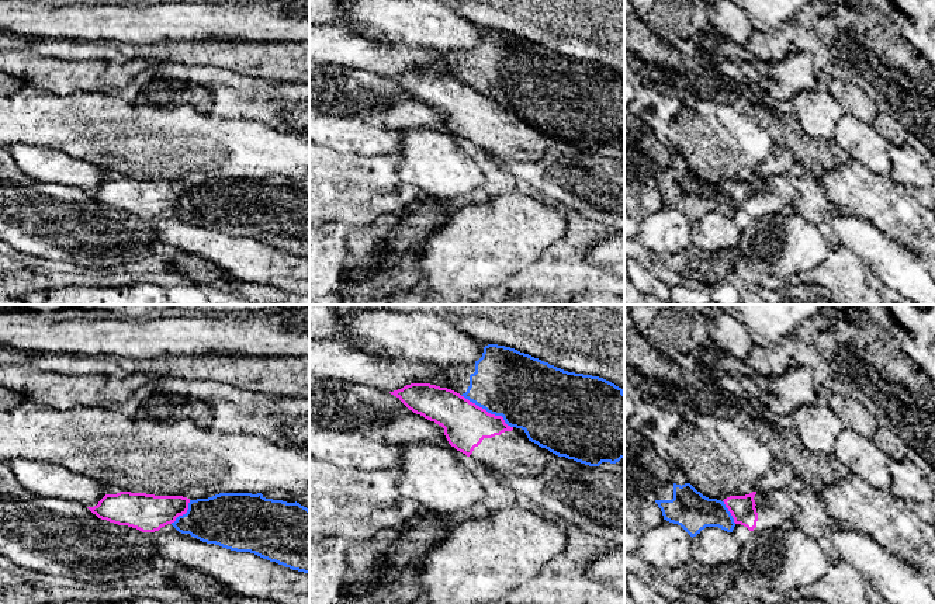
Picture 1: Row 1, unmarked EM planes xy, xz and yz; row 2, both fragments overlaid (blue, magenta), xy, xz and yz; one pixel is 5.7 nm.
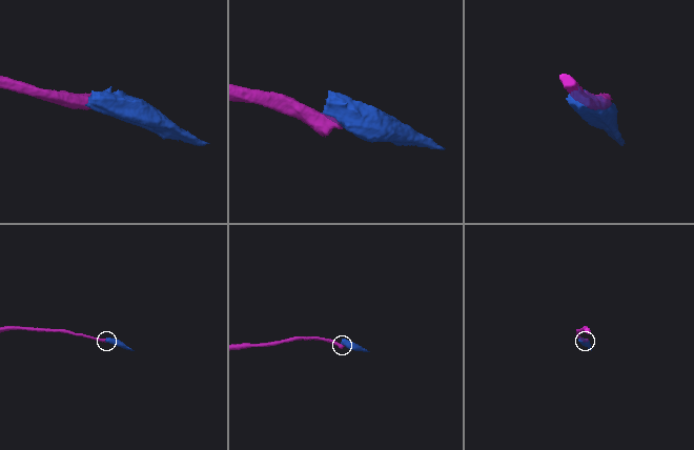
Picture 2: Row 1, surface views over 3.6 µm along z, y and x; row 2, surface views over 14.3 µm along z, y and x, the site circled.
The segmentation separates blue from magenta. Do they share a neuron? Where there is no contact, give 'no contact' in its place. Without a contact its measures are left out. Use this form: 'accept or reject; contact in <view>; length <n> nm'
reject; contact in xz; length 360 nm

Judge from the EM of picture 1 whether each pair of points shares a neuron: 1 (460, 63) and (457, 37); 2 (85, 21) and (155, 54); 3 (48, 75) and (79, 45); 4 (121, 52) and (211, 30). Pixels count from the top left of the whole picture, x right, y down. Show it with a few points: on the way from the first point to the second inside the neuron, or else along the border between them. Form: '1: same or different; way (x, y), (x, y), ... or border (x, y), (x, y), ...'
1: different; border (474, 47), (440, 52)
2: different; border (100, 38), (120, 42), (165, 41)
3: different; border (33, 54), (96, 61)
4: different; border (204, 40), (138, 44)

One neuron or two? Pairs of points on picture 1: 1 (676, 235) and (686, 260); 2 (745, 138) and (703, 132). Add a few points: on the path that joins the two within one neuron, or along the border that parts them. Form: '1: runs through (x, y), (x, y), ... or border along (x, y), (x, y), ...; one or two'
1: border along (691, 243), (679, 252), (660, 253), (655, 257); two
2: runs through (736, 138), (713, 138); one

